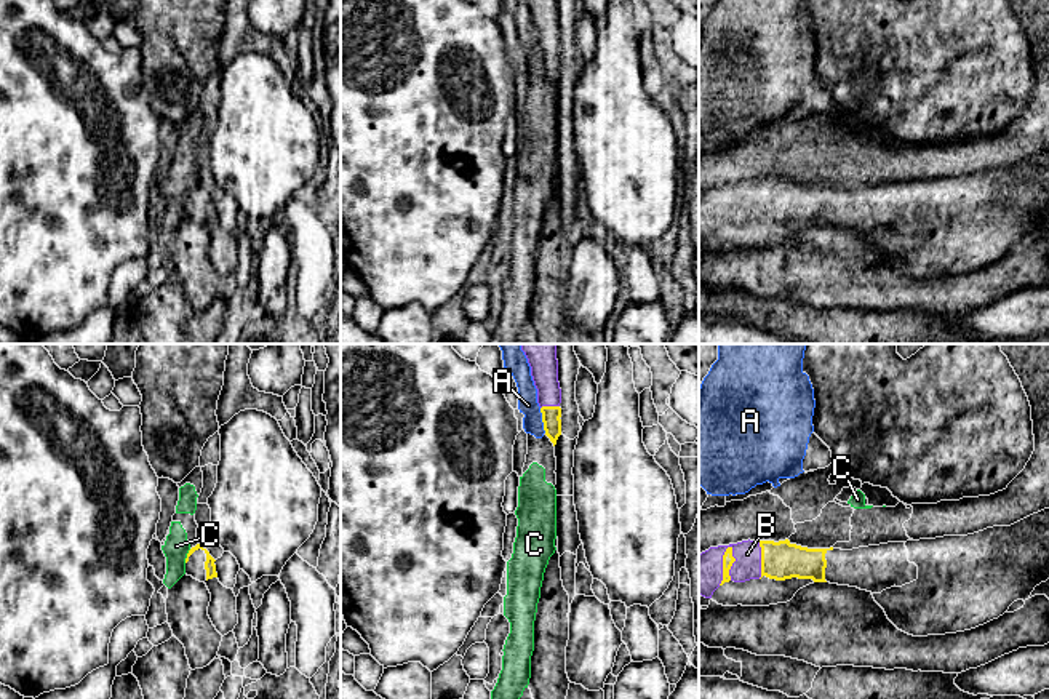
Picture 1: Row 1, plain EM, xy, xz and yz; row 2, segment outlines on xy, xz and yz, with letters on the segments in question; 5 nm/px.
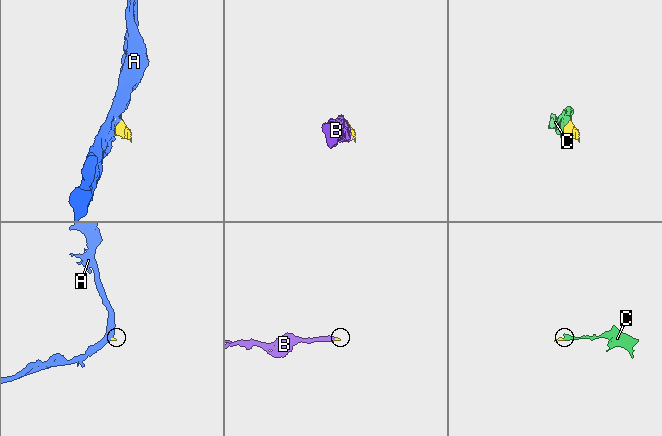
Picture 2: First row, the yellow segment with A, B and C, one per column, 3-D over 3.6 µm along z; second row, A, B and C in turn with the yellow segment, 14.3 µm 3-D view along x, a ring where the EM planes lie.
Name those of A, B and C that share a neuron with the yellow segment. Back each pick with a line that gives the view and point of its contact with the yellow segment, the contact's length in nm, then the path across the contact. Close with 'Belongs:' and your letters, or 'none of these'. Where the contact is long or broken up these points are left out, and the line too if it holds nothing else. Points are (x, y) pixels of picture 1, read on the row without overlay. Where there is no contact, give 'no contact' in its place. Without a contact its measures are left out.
B: contact yz (723, 207); length 220 nm
Belongs: B

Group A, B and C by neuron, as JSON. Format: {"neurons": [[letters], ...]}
{"neurons": [["A", "C"], ["B"]]}

